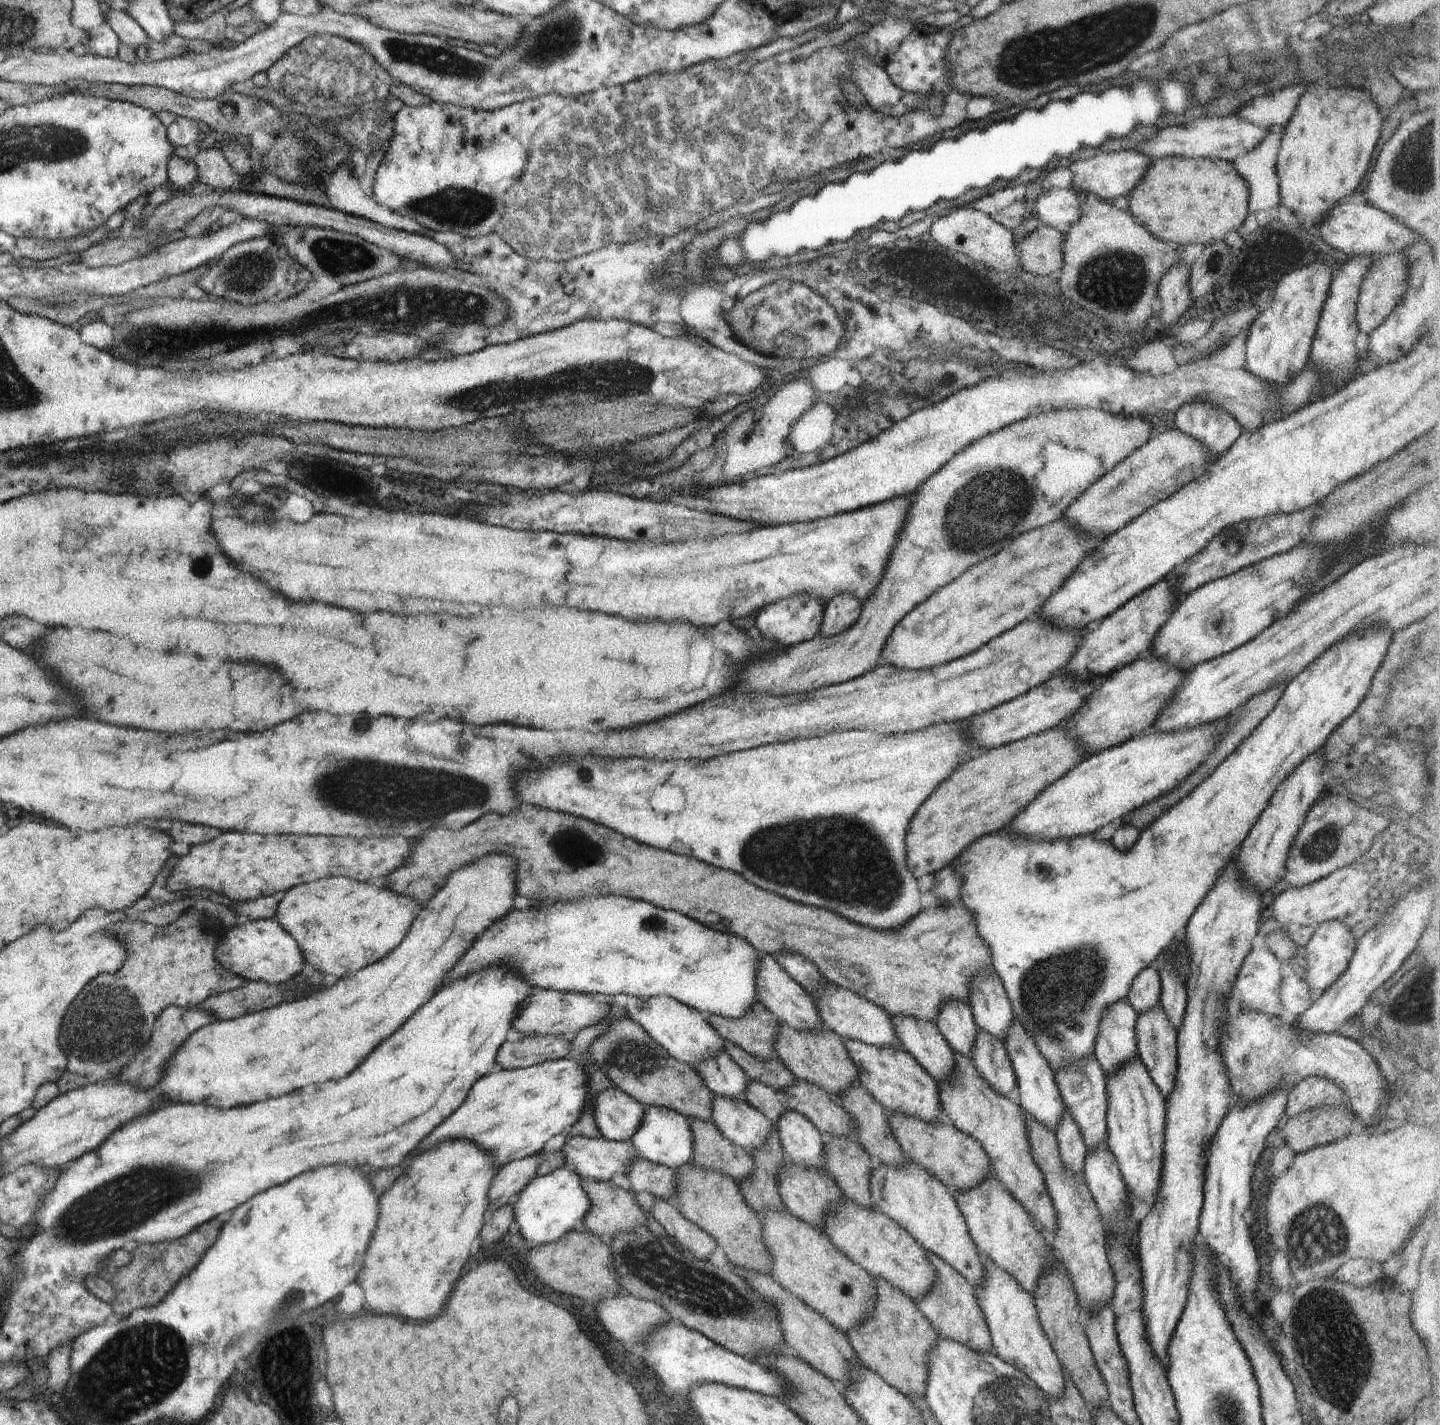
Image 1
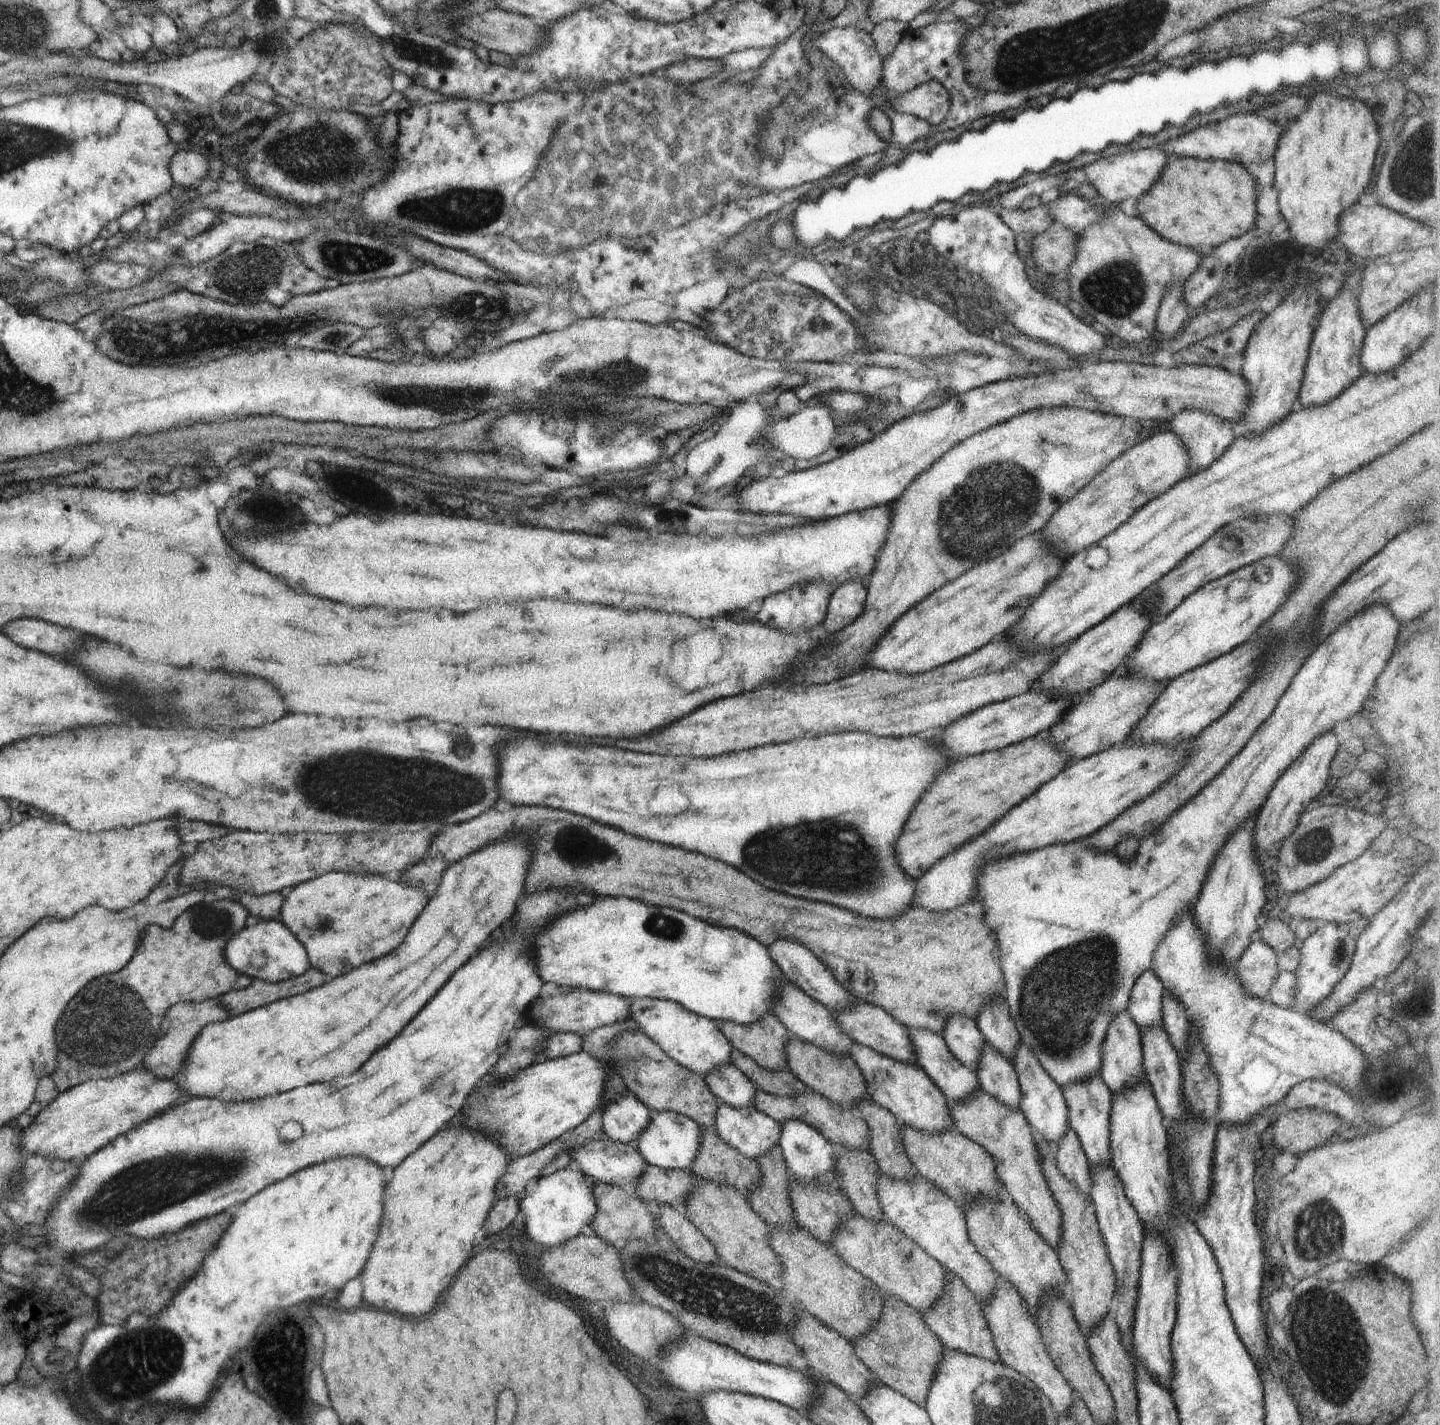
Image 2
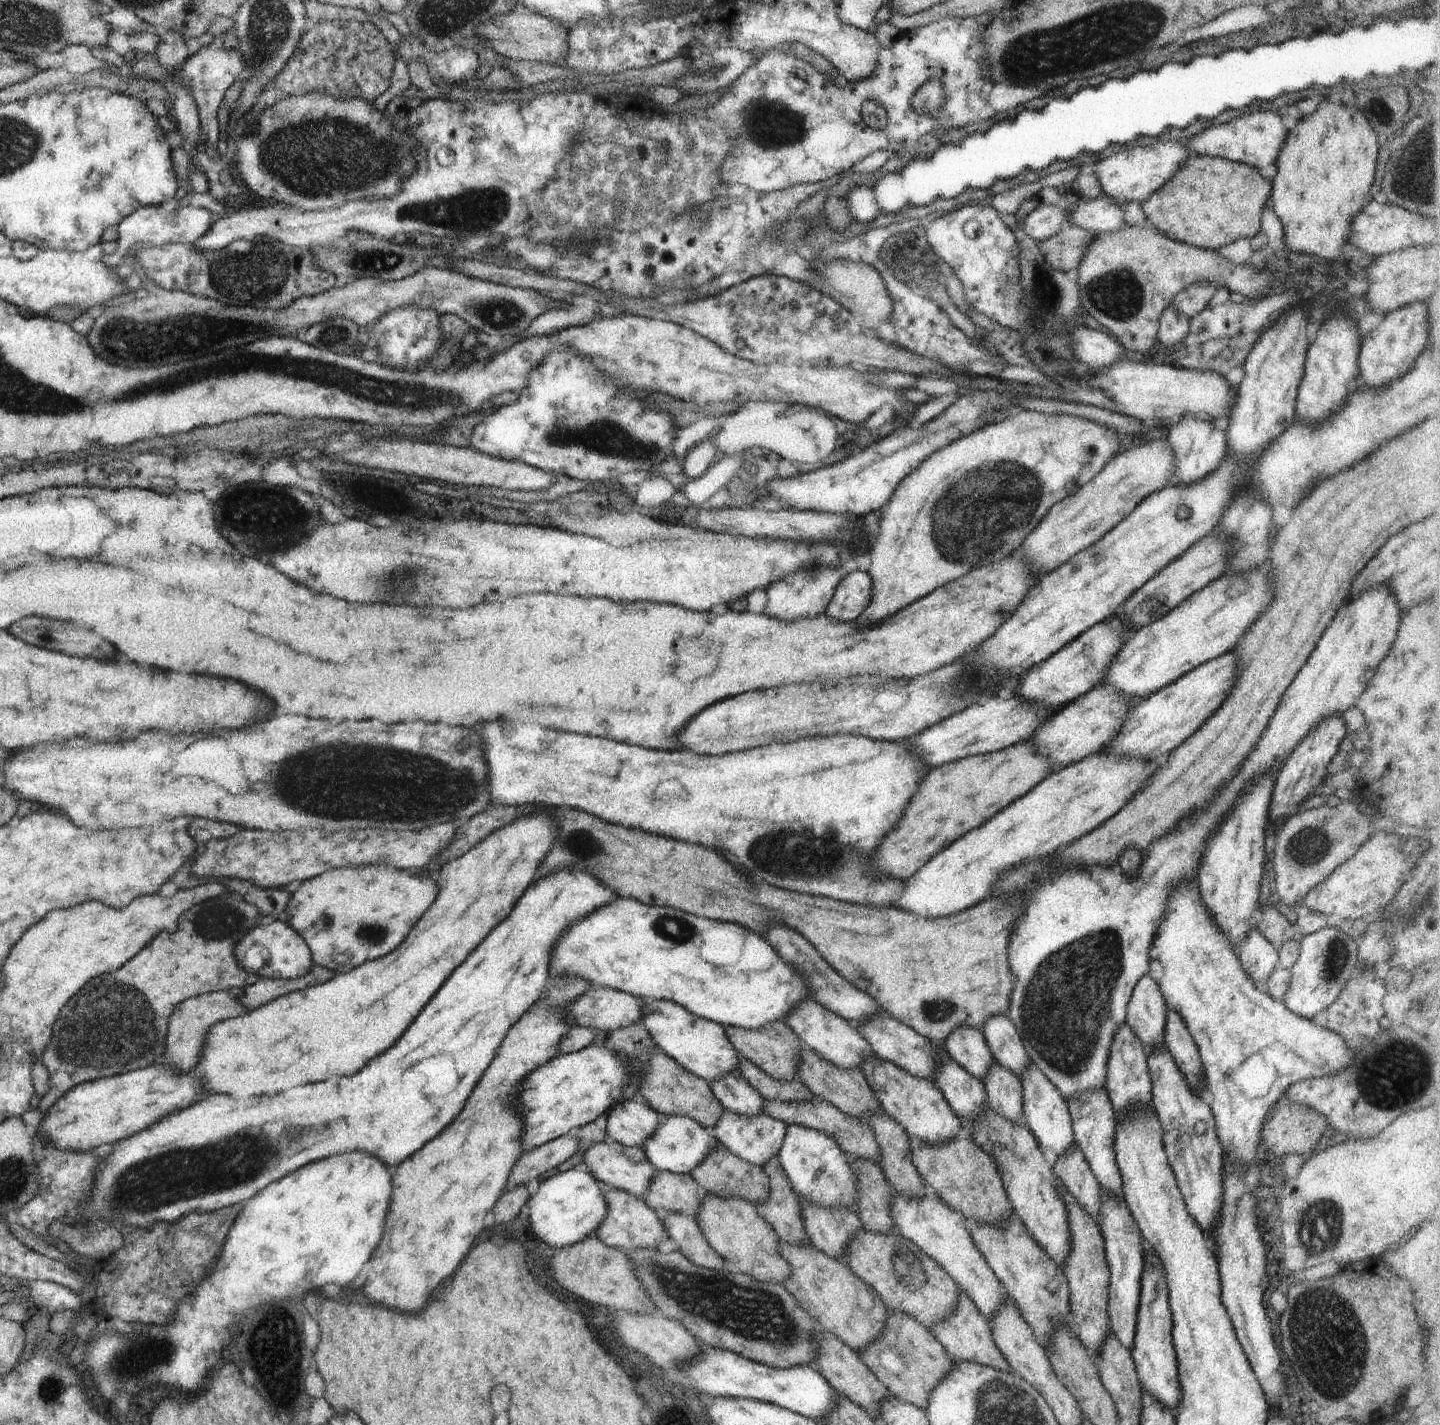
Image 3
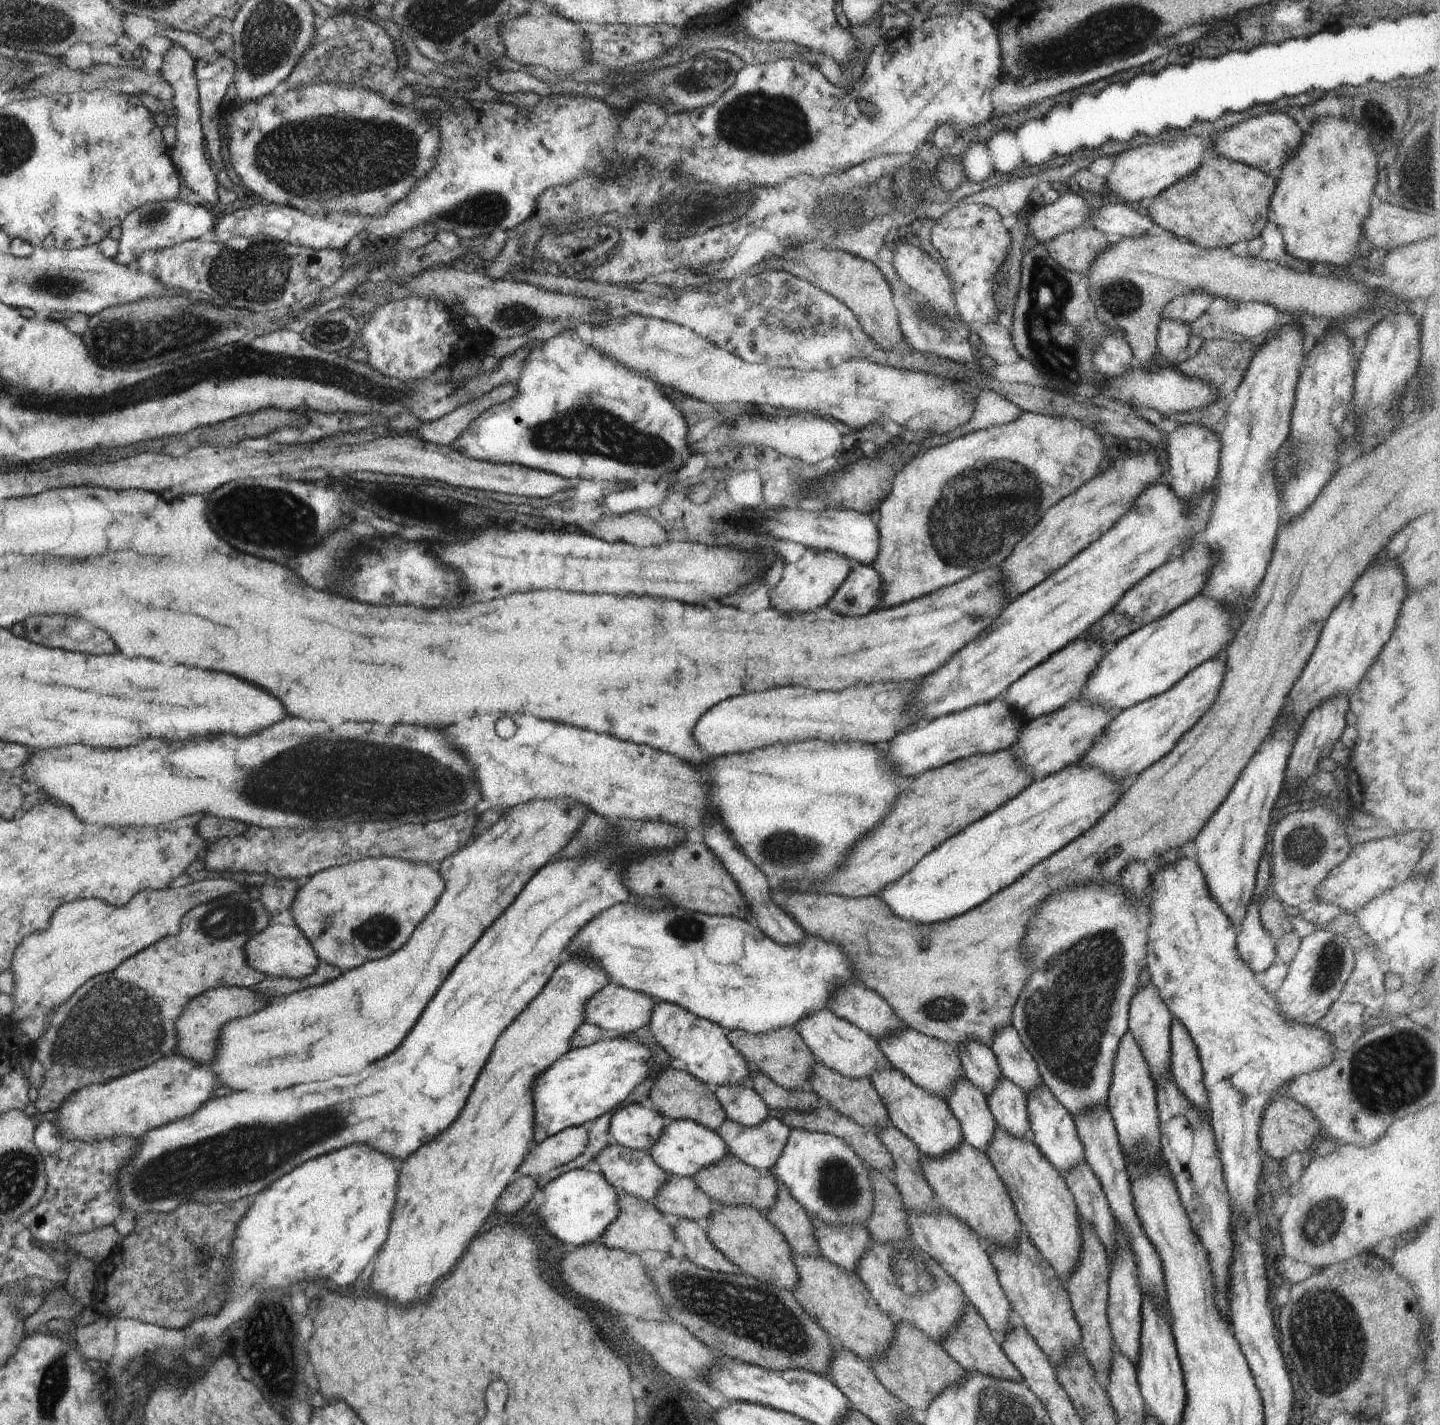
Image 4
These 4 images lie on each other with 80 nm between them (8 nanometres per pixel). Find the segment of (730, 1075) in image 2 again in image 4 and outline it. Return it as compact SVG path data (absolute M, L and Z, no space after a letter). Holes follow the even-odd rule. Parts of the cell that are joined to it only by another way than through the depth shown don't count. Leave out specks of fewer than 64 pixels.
M750 1085L710 1086L726 1112L727 1119L738 1125L754 1127L769 1117L770 1109Z

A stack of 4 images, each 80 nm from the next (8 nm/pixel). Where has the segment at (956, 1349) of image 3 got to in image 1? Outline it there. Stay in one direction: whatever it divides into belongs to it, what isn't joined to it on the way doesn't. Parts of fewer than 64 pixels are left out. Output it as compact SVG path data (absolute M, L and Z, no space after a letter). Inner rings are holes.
M924 1250L928 1262L935 1270L931 1287L915 1300L917 1309L931 1322L939 1336L964 1343L981 1353L992 1353L991 1336L983 1312L980 1310L972 1284L954 1270L943 1258Z

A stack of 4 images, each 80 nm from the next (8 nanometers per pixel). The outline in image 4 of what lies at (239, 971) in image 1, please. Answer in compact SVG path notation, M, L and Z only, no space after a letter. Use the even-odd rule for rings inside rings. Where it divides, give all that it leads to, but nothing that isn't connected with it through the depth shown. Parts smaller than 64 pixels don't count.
M270 923L262 932L251 936L244 944L247 963L266 976L301 979L314 974L321 963L311 942L296 925Z

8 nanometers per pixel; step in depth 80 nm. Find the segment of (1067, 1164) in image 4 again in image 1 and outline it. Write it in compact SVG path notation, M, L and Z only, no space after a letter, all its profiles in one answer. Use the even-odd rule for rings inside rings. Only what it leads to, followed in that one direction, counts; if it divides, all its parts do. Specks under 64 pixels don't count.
M1016 1018L1011 1022L1008 1032L1005 1034L1005 1047L1016 1077L1017 1089L1021 1098L1020 1105L1032 1118L1044 1123L1055 1132L1065 1105L1059 1093L1059 1088L1053 1075L1054 1072L1045 1061L1032 1035L1028 1034L1028 1031Z

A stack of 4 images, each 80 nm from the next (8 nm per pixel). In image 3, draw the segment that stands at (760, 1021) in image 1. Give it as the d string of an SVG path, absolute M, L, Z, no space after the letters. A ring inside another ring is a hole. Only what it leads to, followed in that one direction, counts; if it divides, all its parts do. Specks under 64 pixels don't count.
M785 1021L768 1022L768 1026L762 1026L756 1030L744 1030L734 1026L723 1026L723 1028L728 1041L734 1046L739 1056L758 1066L770 1078L782 1082L792 1082L792 1080L801 1082L798 1064L800 1064L800 1050L803 1049L804 1044L790 1030Z

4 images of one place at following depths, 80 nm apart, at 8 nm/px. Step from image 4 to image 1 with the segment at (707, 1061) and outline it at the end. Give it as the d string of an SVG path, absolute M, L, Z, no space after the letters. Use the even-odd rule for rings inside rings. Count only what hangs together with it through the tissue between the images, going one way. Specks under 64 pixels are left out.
M615 995L615 1001L627 1012L636 1024L639 1024L668 1054L676 1060L688 1063L690 1066L704 1057L723 1050L724 1039L712 1028L704 1018L704 1014L686 1006L676 999L660 995L658 997L632 997L630 995Z

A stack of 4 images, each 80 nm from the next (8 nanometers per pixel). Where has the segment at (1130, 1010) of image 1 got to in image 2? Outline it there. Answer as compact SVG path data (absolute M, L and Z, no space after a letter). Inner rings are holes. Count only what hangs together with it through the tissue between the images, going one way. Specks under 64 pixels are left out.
M1126 1009L1111 1018L1101 1046L1101 1065L1099 1070L1102 1080L1114 1093L1133 1085L1138 1079L1146 1079L1143 1071L1143 1052L1141 1049L1140 1027L1133 1022Z

